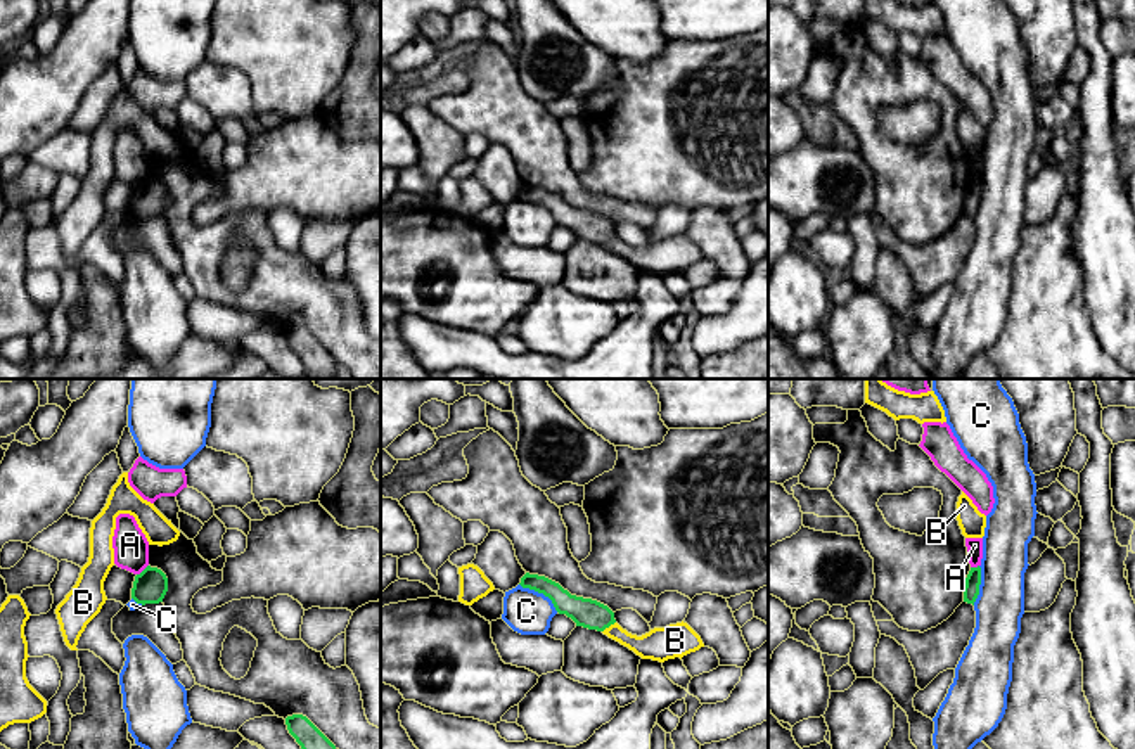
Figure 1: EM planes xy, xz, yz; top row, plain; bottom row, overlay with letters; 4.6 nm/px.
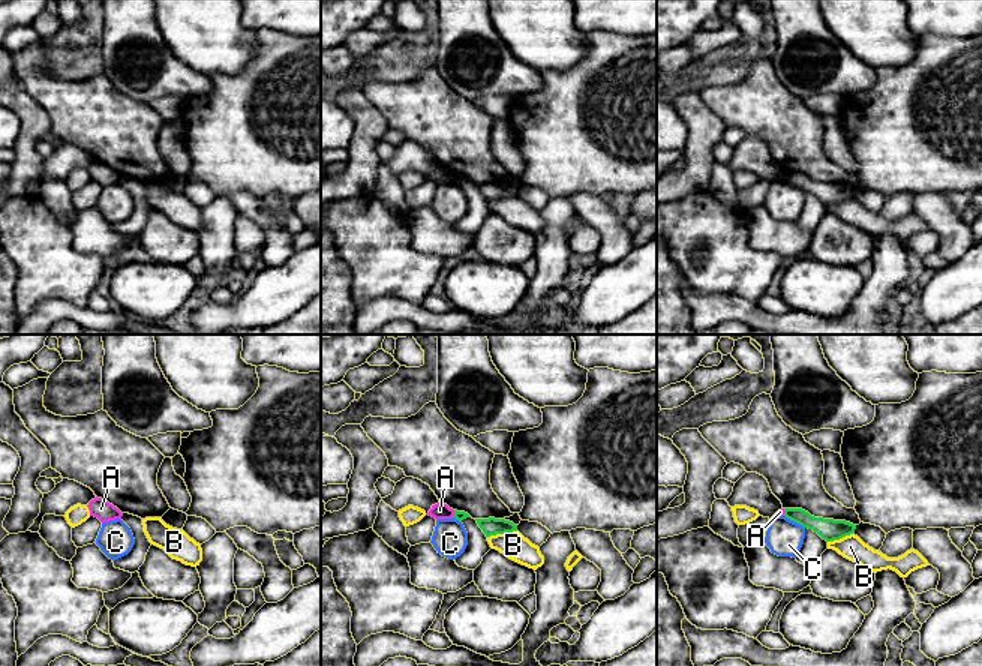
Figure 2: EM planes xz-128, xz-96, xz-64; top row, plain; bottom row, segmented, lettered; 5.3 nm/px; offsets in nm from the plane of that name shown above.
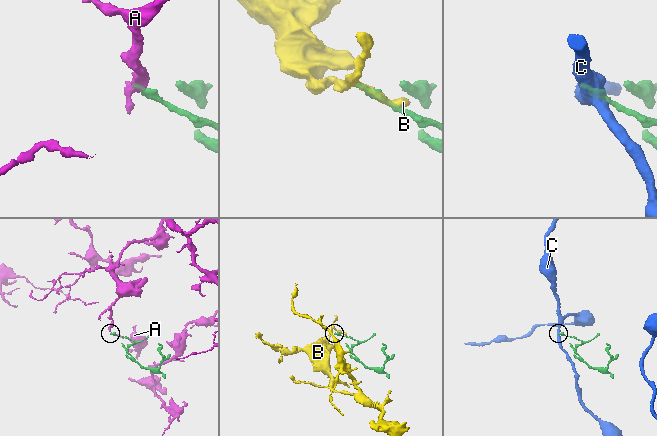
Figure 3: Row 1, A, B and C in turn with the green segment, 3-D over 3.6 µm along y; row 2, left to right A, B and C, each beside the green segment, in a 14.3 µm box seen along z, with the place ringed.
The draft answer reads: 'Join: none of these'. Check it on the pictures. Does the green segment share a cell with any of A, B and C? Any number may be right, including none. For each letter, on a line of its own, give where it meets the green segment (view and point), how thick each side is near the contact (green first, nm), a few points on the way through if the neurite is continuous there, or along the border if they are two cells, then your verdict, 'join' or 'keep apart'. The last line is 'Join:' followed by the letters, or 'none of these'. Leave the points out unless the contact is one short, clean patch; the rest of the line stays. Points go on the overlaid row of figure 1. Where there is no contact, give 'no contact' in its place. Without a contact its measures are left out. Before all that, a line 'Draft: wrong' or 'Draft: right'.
Draft: right
A: meets green in xy at (144, 569); 160 nm thick on the green side, 160 nm on the other; border along xy (147, 564), (137, 575); keep apart
B: meets green in xz at (608, 627); 140 nm thick on the green side, 150 nm on the other; border along xz (615, 621), (602, 632); keep apart
C: meets green in xz at (540, 592); 140 nm thick on the green side, 200 nm on the other; border along xz (519, 583), (542, 592), (557, 611); keep apart
Join: none of these

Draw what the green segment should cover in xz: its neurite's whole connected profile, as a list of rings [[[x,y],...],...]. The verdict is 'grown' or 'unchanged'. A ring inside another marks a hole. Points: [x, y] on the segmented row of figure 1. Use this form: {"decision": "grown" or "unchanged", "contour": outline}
{"decision": "unchanged", "contour": [[[526,573],[519,585],[548,597],[555,611],[571,618],[576,626],[604,631],[616,623],[614,612],[607,605],[592,599],[571,595],[559,583],[545,576]]]}

